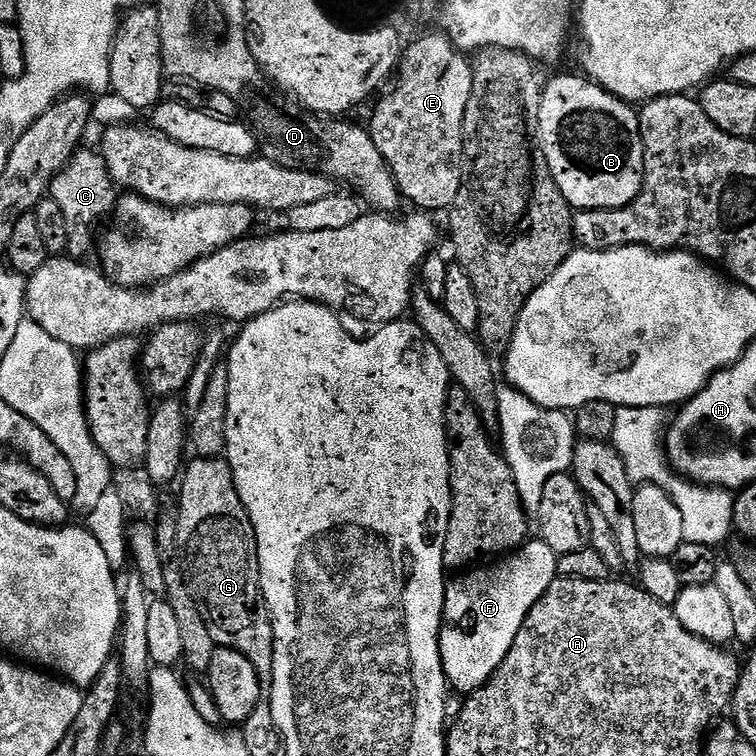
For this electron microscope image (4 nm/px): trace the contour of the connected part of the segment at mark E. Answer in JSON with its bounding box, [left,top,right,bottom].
[370,30,472,214]

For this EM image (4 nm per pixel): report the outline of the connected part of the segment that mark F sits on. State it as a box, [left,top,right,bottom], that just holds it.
[440,538,558,694]

